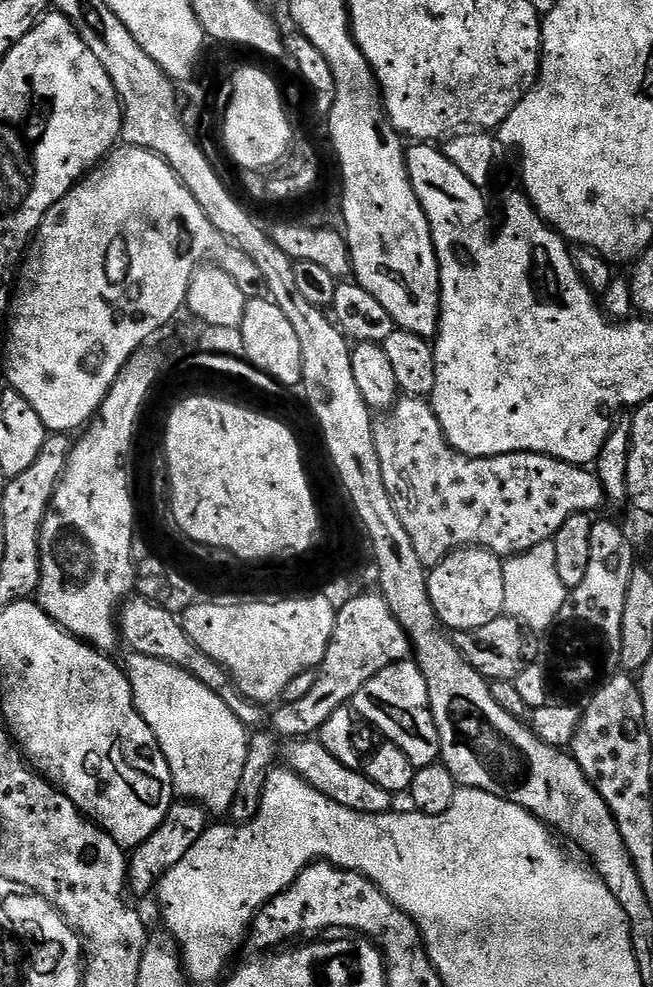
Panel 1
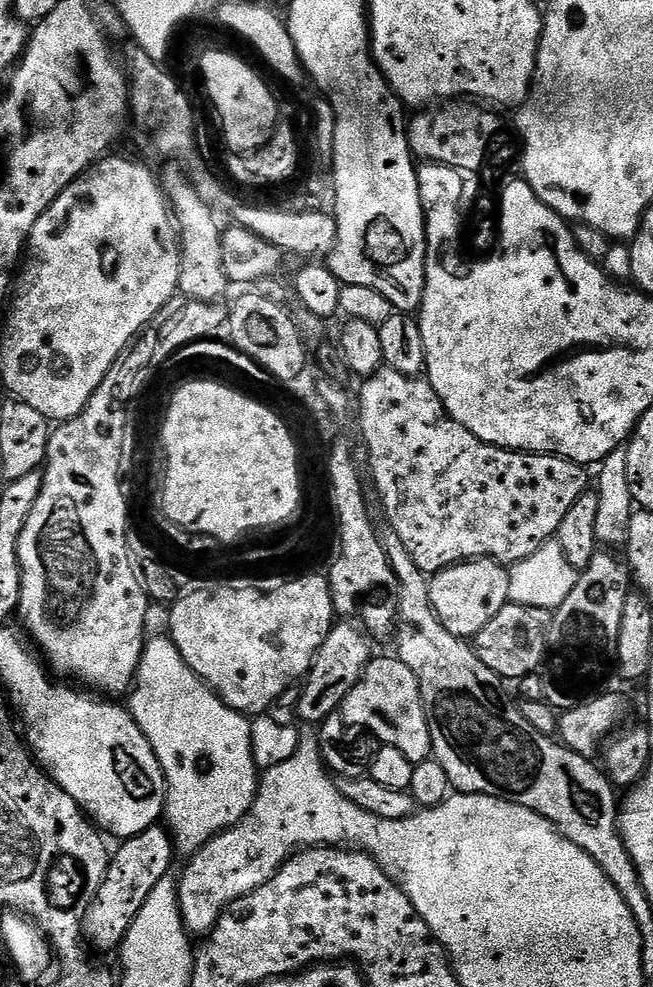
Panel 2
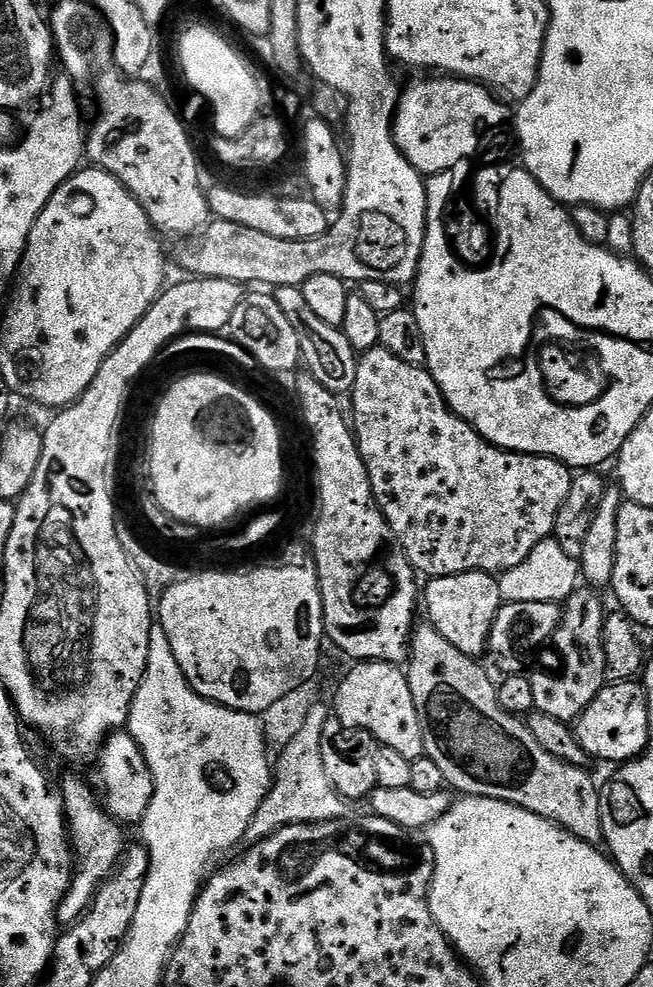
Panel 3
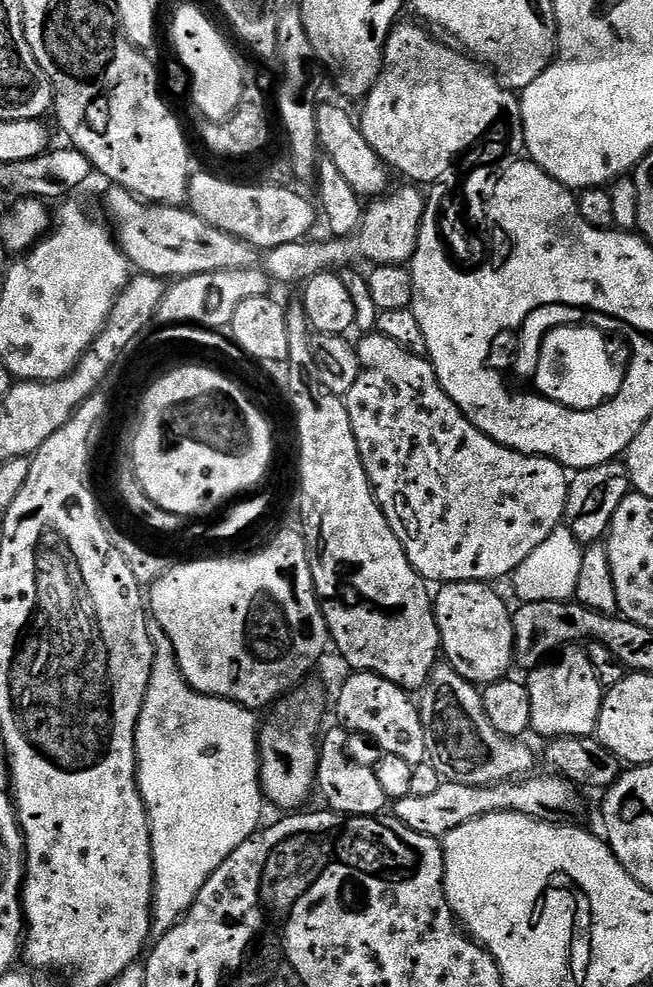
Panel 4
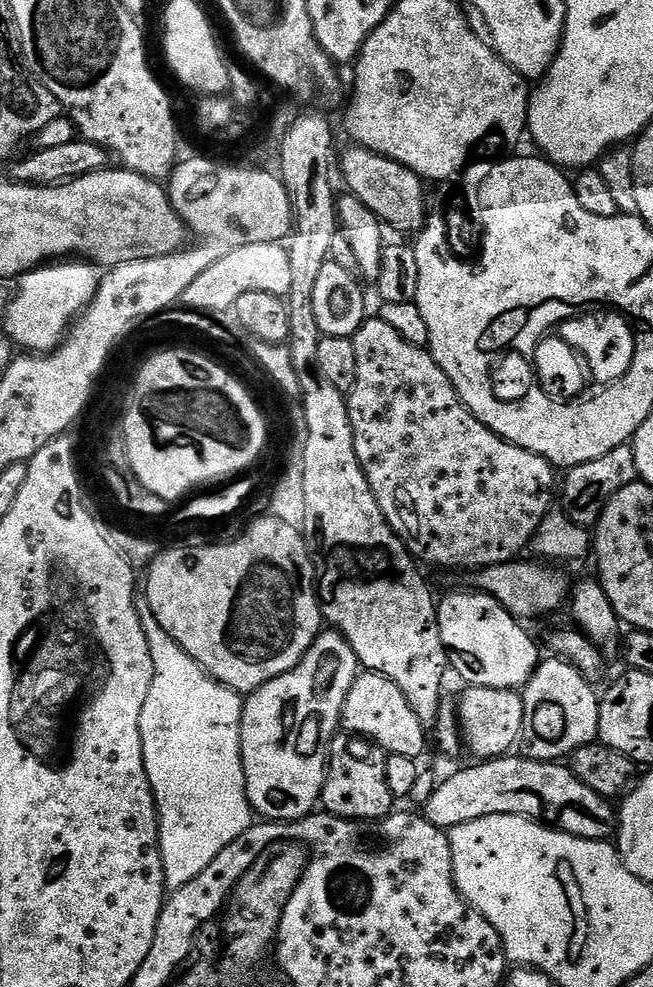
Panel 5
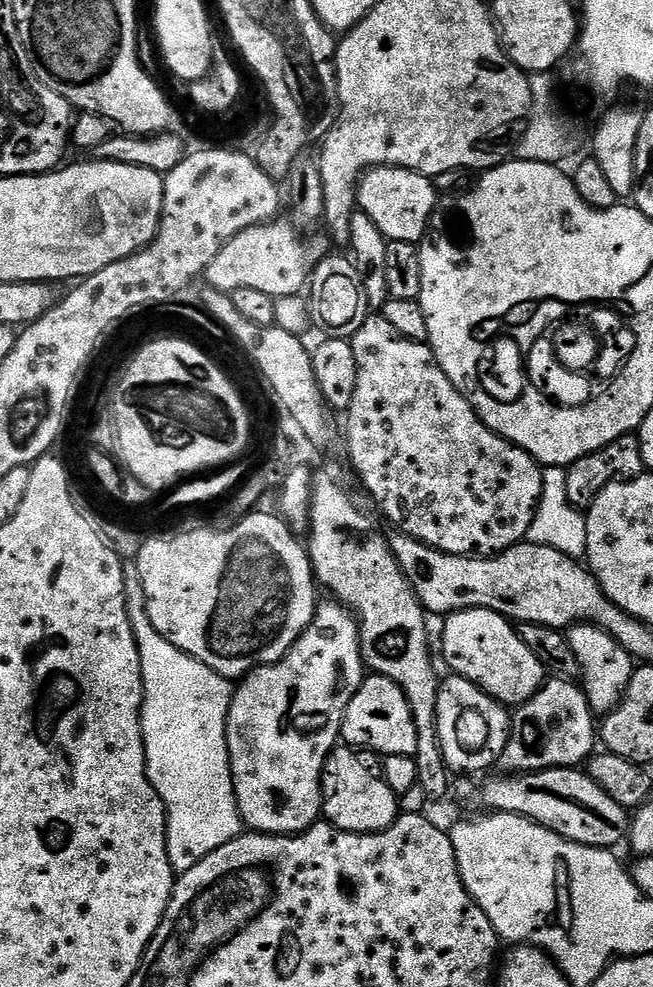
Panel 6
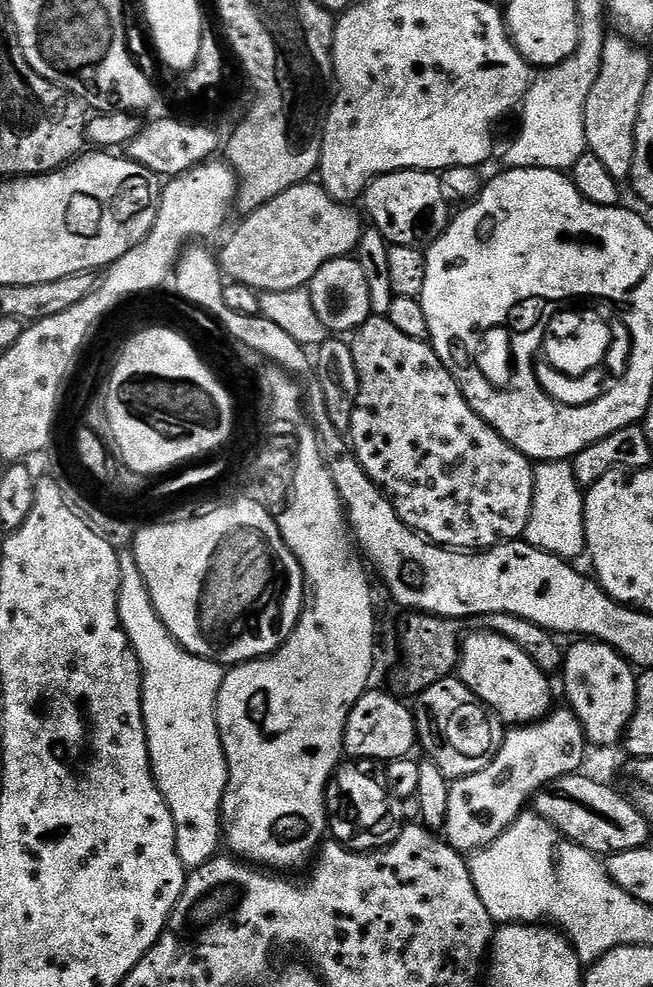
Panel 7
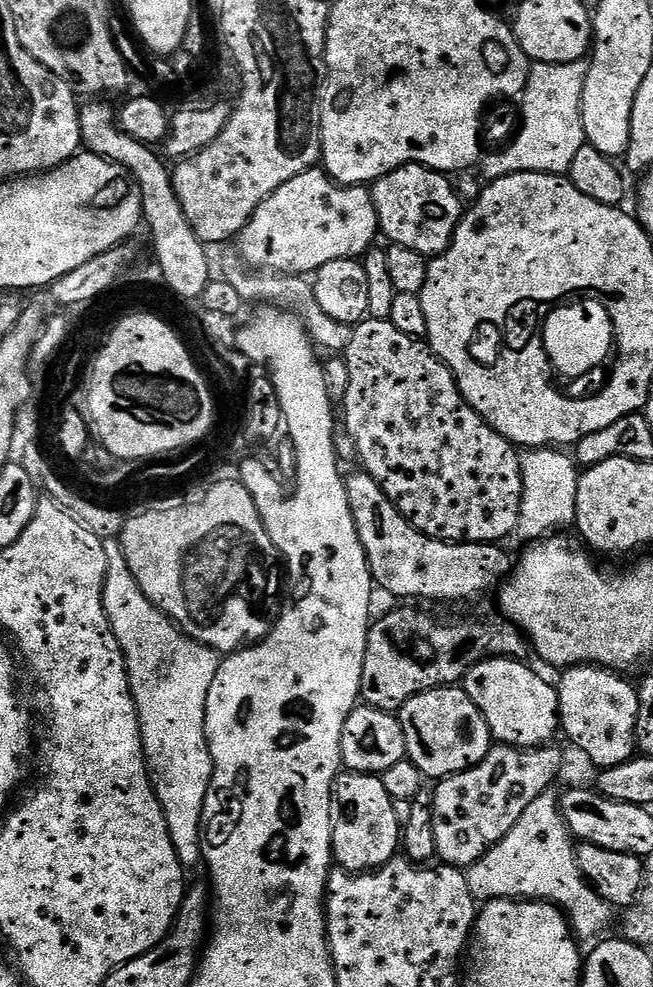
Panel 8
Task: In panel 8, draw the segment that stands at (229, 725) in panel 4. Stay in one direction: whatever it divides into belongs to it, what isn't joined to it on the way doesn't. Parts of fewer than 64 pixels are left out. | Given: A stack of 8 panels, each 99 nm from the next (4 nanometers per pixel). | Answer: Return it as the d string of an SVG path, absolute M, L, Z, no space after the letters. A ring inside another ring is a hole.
M116 550L111 553L108 562L108 582L104 593L104 609L108 615L110 626L114 630L114 634L120 643L120 649L124 651L124 661L128 663L128 684L132 688L132 697L136 703L136 713L140 715L140 740L144 743L144 759L148 761L148 771L152 778L152 786L156 790L156 797L160 799L160 805L164 807L166 814L166 822L170 830L170 838L174 842L174 850L178 854L181 864L185 869L192 870L192 867L202 860L202 829L204 826L204 803L206 802L206 794L212 785L212 771L214 770L214 762L210 754L210 746L206 738L206 698L210 694L210 686L214 682L214 678L220 669L221 653L215 652L213 648L207 644L200 643L199 640L188 636L184 632L180 632L180 628L174 621L168 617L167 611L161 610L157 605L152 603L152 600L143 590L141 590L136 579L132 577L132 571L128 569L128 563L124 557L123 551Z

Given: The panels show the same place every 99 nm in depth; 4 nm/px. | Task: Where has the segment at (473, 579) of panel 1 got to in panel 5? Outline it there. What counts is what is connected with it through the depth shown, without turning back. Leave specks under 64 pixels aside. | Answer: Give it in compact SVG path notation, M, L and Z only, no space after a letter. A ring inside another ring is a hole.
M471 590L472 592L452 592L445 600L439 601L436 609L436 617L438 618L438 626L440 627L440 633L442 634L442 642L444 648L448 652L448 662L453 673L457 672L465 681L465 685L473 688L493 688L494 690L506 690L511 692L513 690L520 690L527 685L528 679L536 672L536 665L540 663L542 659L542 653L536 649L536 644L532 641L530 633L524 630L525 625L521 621L517 620L515 616L511 616L506 609L500 605L492 596L488 596L485 592L479 590Z

